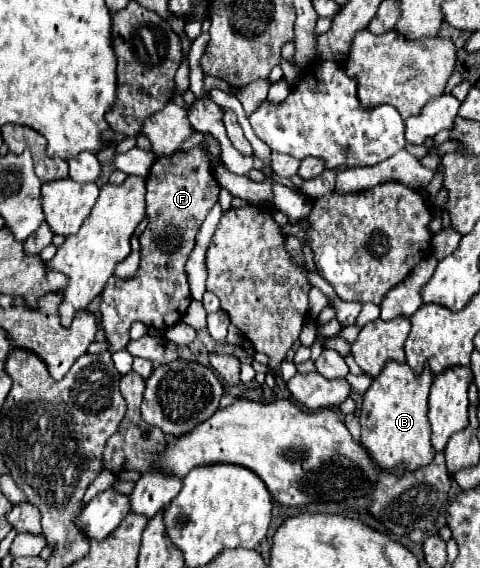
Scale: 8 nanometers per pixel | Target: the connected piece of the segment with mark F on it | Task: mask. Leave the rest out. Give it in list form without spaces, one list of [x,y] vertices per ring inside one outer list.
[[[203,144],[155,160],[147,176],[149,226],[139,236],[141,266],[131,280],[111,278],[101,294],[101,326],[111,344],[109,352],[127,346],[129,328],[135,320],[143,322],[147,328],[169,328],[183,318],[191,302],[185,262],[195,246],[195,236],[205,216],[219,200],[219,192],[221,186],[211,170]]]

